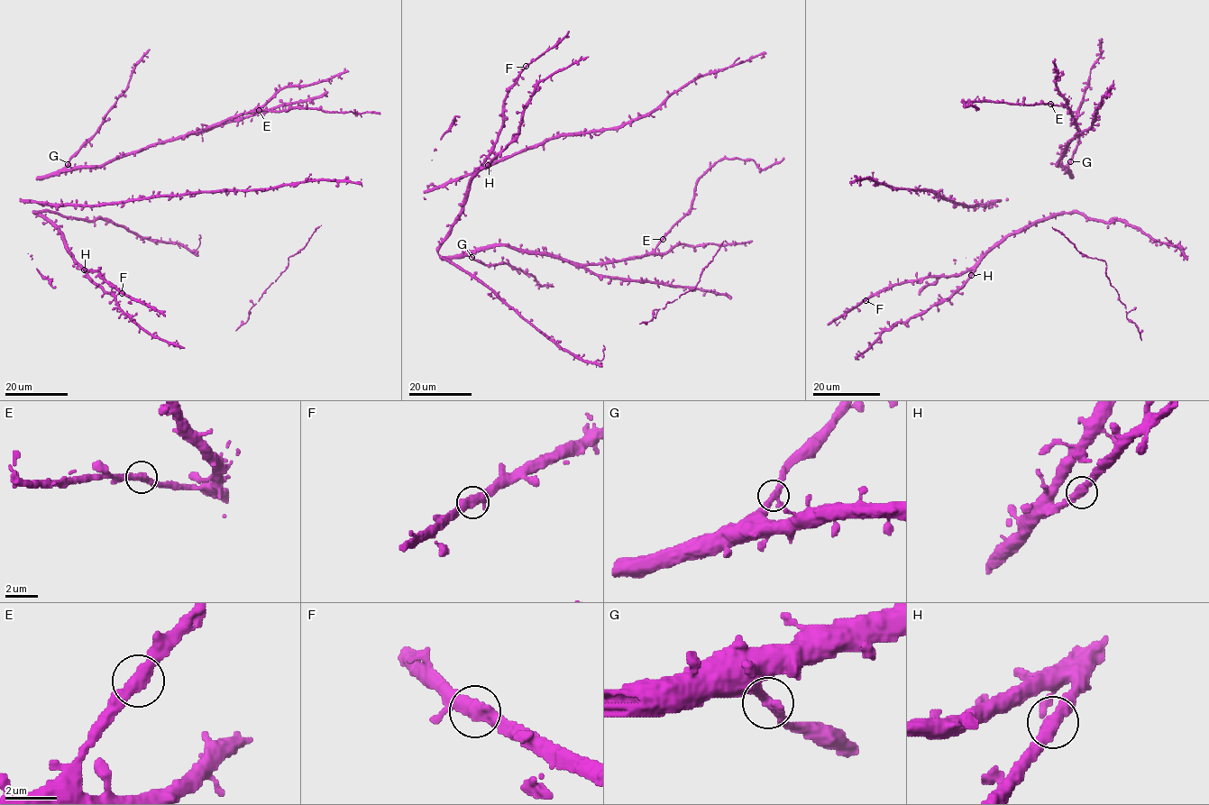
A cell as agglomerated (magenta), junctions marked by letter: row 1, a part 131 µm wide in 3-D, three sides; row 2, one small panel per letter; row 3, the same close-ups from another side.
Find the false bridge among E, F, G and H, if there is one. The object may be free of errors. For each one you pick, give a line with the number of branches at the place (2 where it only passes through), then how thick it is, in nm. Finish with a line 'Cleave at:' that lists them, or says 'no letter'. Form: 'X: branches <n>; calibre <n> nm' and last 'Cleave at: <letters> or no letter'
Cleave at: no letter

